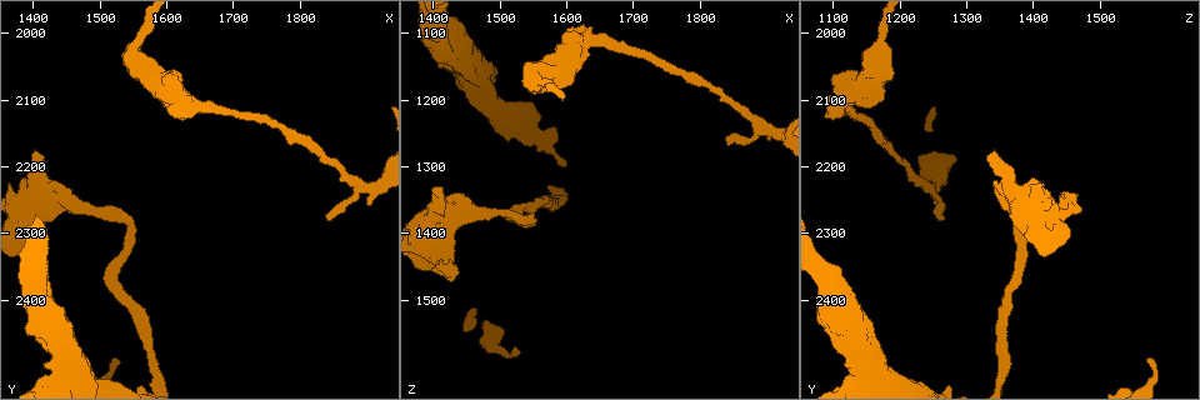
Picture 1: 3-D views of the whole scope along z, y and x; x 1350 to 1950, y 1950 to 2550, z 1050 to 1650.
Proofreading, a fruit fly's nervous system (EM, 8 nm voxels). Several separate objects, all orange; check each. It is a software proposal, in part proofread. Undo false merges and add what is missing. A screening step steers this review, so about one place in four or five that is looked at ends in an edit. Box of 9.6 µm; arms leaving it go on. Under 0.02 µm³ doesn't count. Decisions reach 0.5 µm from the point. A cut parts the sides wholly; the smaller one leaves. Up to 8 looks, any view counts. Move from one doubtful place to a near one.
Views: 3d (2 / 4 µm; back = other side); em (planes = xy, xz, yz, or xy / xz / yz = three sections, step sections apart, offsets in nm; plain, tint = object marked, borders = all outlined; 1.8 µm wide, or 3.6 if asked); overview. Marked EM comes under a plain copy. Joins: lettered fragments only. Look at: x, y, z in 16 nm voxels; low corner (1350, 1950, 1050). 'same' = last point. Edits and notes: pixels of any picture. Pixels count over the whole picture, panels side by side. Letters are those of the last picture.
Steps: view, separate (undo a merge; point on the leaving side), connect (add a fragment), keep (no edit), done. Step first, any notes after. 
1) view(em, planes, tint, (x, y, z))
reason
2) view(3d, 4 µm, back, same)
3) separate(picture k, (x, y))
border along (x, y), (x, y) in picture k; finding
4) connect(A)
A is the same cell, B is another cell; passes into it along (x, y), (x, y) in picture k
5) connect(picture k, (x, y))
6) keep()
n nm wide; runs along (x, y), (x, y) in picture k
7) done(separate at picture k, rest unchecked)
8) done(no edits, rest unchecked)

view(3d, 4 µm, (1840, 2275, 1265))
branch stops here

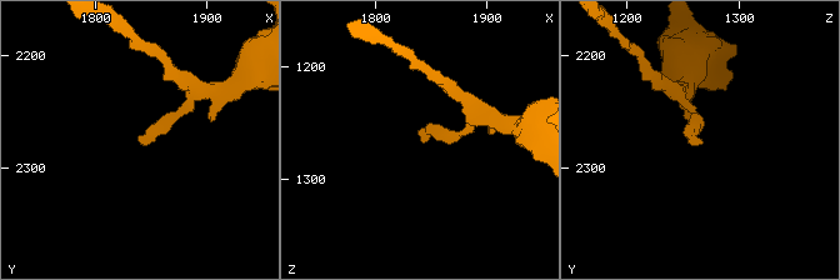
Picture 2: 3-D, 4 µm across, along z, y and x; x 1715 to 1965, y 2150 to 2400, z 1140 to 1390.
view(em, xy, step 16, tint, (1840, 2280, 1266))

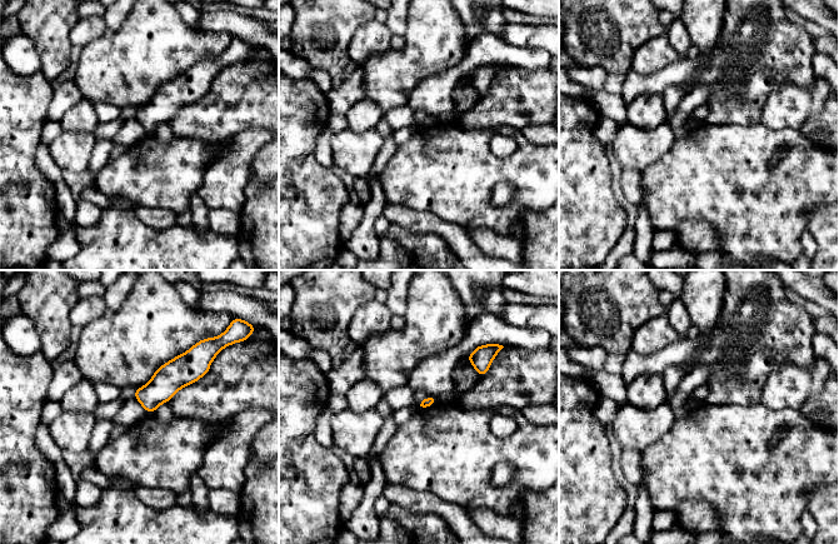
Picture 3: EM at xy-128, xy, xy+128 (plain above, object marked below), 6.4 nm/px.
view(em, planes, borders, same)

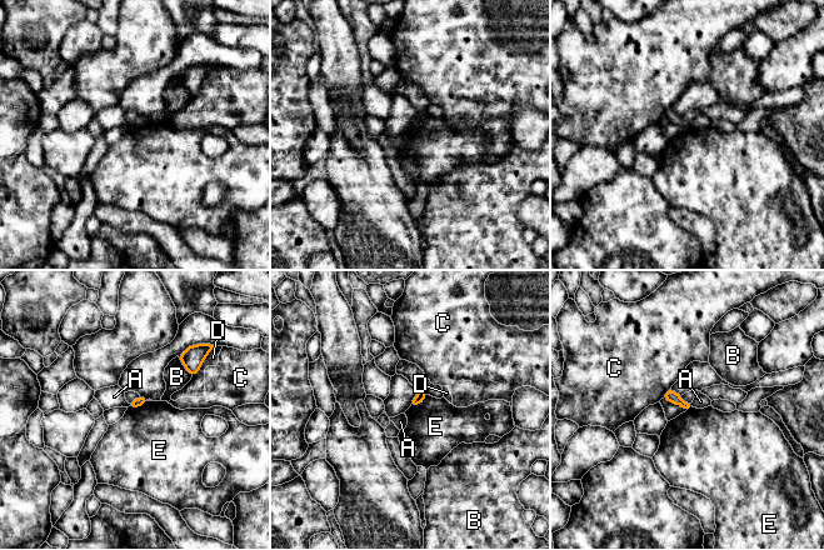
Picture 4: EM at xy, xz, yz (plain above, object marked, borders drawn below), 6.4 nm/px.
keep()
A, B, C, D and E are other cells; border along (149, 401), (131, 406) in picture 4; no lettered fragment goes on from it

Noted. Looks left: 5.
view(3d, 4 µm, back, (1450, 2505, 1155))

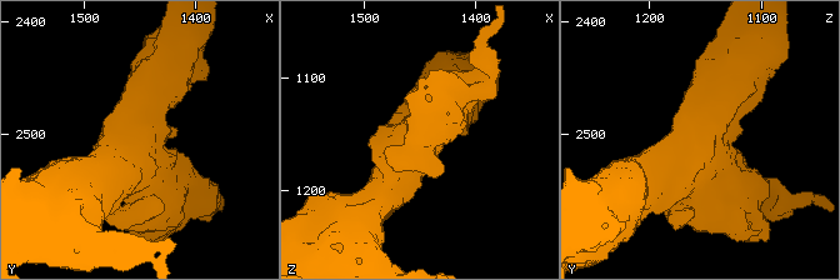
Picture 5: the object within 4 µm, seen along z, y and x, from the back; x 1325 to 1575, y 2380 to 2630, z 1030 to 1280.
view(em, xy, step 4, tint, (1454, 2504, 1152))

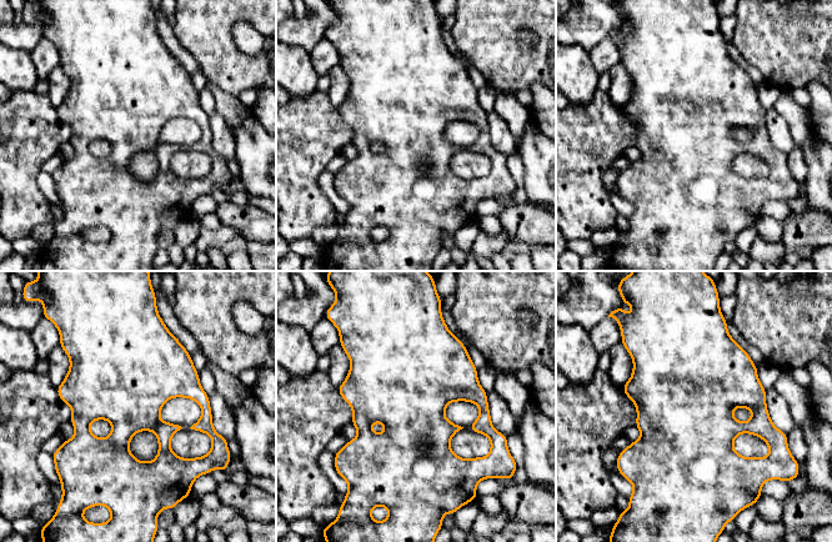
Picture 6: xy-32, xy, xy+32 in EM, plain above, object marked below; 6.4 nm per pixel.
view(em, xz, step 8, borders, same)
cut it another way

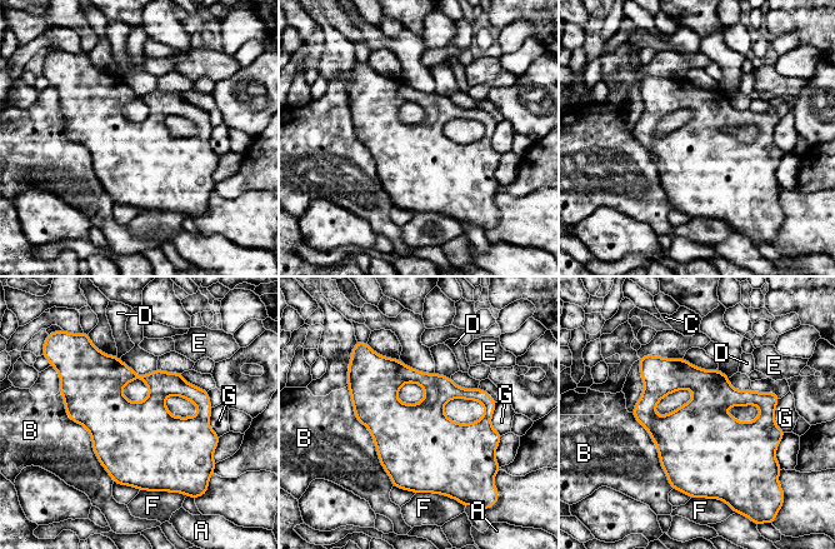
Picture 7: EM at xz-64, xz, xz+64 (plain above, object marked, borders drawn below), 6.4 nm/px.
keep()
A, B, C, D, E, F and G are other cells; one neuron here

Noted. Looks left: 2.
view(em, 3.6 µm, xy, step 16, tint, (1415, 2260, 1450))
sudden change in width

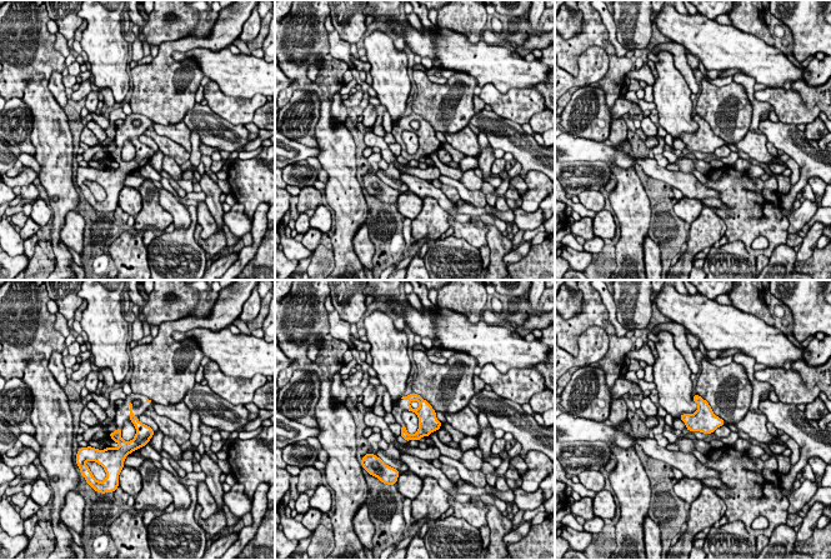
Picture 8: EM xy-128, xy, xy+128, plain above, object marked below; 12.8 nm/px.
view(em, 3.6 µm, planes, borders, same)
another direction

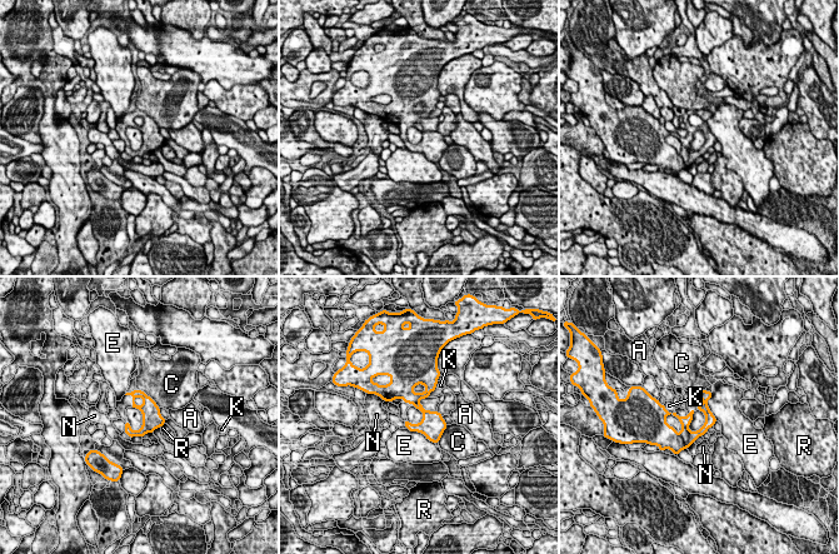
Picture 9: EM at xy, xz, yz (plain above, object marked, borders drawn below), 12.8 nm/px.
keep()
C touches over 400 nm; A, C, E, K, N and R are other cells; border along (712, 392), (707, 405), (717, 420) in picture 9; continuous, no second neuron

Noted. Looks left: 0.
done(no edits, rest unchecked)

